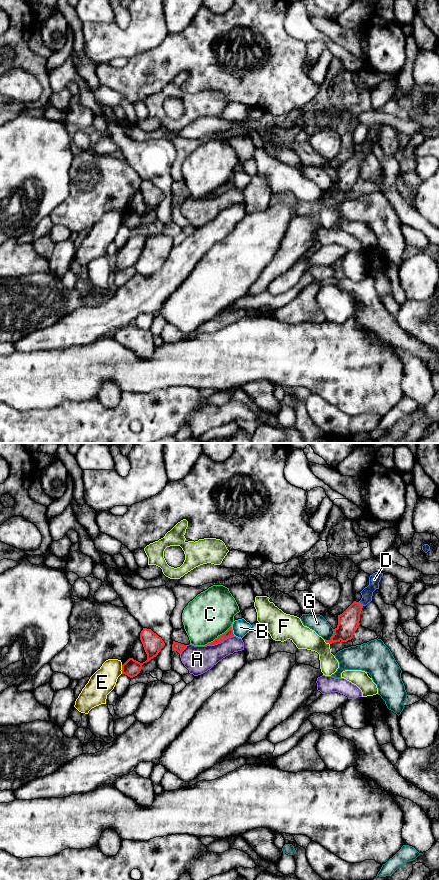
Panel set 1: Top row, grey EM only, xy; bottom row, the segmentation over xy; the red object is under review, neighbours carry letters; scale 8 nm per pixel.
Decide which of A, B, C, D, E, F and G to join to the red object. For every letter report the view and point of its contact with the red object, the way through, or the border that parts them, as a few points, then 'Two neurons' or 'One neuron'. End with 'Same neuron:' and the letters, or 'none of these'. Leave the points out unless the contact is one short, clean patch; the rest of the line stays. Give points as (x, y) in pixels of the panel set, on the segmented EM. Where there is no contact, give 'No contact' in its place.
A: Touches red at xy (219, 642). Two neurons
B: Touches red at xy (232, 631). Boundary: xy (231, 627), (234, 635). Two neurons
C: Touches red at xy (218, 637). Boundary: xy (231, 626), (204, 645). Two neurons
D: Touches red at xy (359, 604). Path across: xy (348, 622), (354, 609), (359, 604), (366, 598), (374, 579). One neuron
E: Touches red at xy (122, 669). Two neurons
F: Touches red at xy (327, 642). Two neurons
G: Touches red at xy (332, 636). Boundary: xy (333, 629), (333, 635), (326, 641). Two neurons
Same neuron: D

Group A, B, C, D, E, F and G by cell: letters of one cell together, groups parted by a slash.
A / B / C / D / E / F / G

